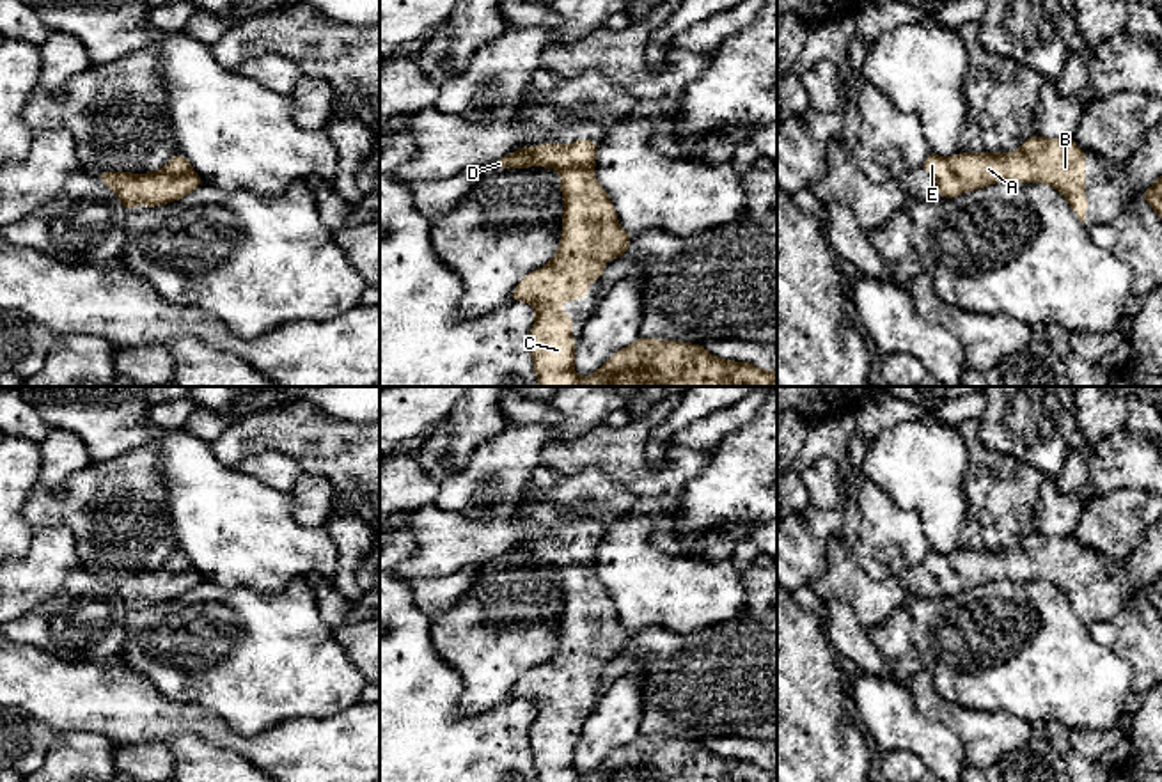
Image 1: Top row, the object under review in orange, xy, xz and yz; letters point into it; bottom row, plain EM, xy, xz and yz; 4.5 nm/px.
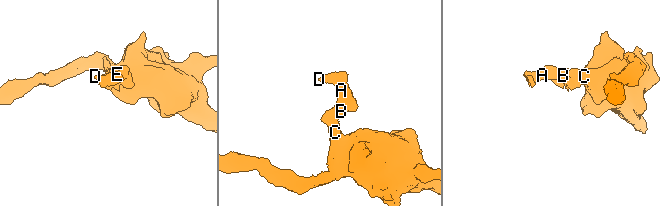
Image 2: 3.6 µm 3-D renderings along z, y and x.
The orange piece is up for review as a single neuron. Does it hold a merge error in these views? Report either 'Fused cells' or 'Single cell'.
Single cell

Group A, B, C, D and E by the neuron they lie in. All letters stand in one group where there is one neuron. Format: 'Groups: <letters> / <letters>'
Groups: A B C D E

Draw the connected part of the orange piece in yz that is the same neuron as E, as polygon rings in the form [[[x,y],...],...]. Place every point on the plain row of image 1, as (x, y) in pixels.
[[[1029,534],[1017,550],[960,550],[951,555],[930,553],[921,562],[938,582],[940,596],[992,580],[1047,580],[1061,589],[1075,614],[1086,619],[1086,548],[1072,536]]]

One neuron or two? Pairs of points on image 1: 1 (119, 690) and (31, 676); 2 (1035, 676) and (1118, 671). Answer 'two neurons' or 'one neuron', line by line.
1: one neuron
2: one neuron

